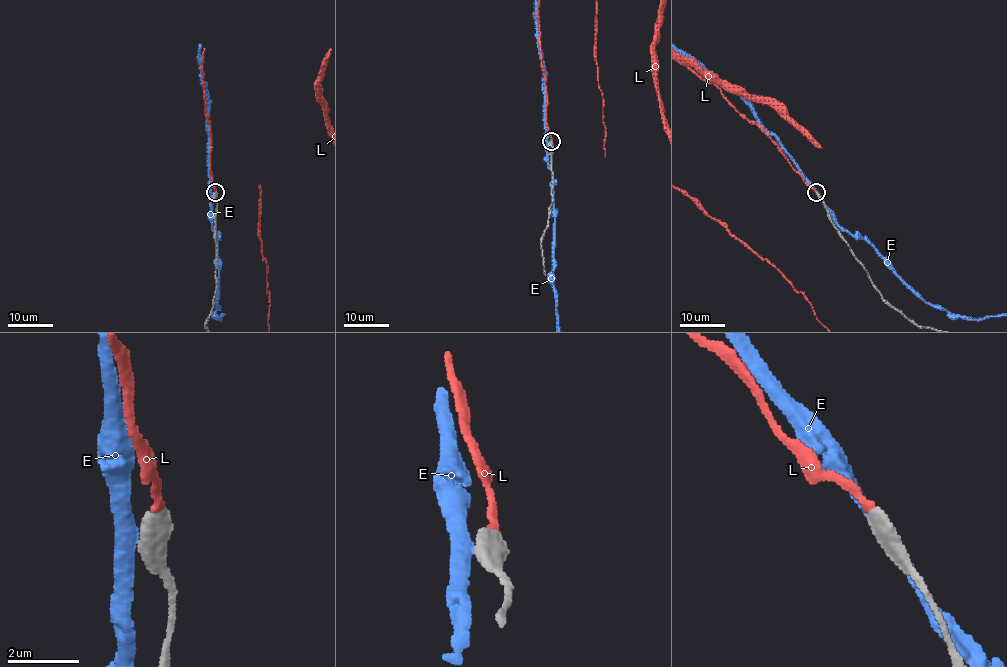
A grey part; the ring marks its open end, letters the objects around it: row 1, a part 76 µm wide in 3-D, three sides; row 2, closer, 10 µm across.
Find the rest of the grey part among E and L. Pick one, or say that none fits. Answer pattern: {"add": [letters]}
{"add": ["L"]}

